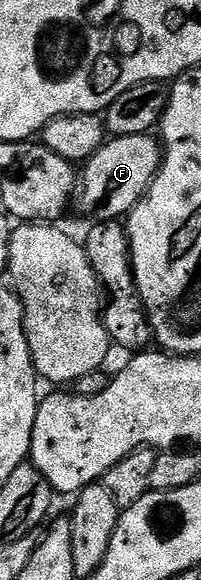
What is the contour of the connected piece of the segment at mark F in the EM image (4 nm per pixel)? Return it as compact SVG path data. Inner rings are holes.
M151 134L112 137L104 141L103 147L88 162L82 163L81 177L77 182L77 206L79 202L80 212L95 222L122 219L147 195L147 190L151 186L151 181L157 176L161 163L163 158L160 139Z

